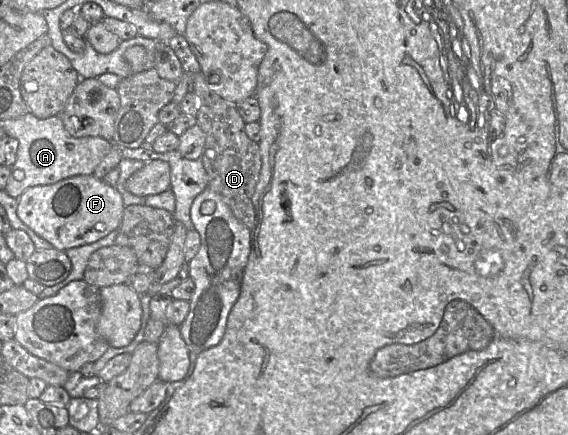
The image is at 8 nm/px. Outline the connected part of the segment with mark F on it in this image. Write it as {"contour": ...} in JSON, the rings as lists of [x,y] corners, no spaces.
{"contour":[[[93,174],[76,175],[50,185],[27,188],[17,201],[20,220],[61,251],[94,243],[116,231],[126,207],[117,188]]]}

